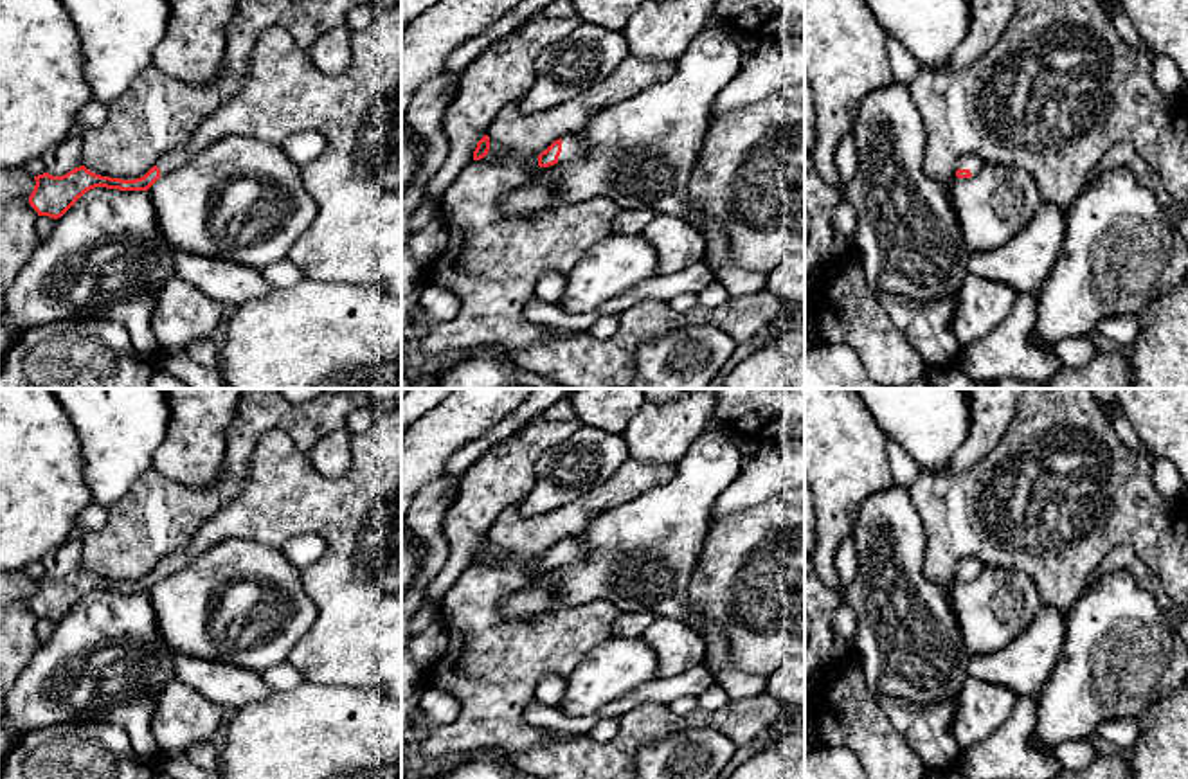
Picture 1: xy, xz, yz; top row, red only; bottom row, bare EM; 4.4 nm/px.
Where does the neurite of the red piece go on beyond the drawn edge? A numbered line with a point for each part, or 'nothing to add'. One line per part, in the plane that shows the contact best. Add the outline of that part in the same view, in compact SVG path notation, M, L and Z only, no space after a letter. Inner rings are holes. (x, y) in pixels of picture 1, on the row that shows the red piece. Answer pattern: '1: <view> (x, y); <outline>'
1: xz (571, 146); M578 135L563 137L562 139L562 153L558 157L558 162L569 162L572 158L578 158L585 153L585 146L578 139Z

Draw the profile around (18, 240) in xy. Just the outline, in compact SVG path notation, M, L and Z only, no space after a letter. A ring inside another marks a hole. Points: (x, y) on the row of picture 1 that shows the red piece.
M23 167L0 169L0 365L14 344L2 322L5 295L41 243L36 232L40 216L29 203L34 185Z

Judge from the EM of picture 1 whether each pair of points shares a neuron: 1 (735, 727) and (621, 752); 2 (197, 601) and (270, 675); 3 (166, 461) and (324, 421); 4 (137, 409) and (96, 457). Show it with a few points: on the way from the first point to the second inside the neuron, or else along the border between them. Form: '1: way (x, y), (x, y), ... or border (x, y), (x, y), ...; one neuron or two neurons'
1: way (706, 720), (650, 724); one neuron
2: border (285, 661), (269, 666), (261, 673); two neurons
3: border (238, 407), (227, 430), (222, 475), (207, 486); two neurons
4: way (125, 421), (119, 427), (119, 434), (108, 445); one neuron

